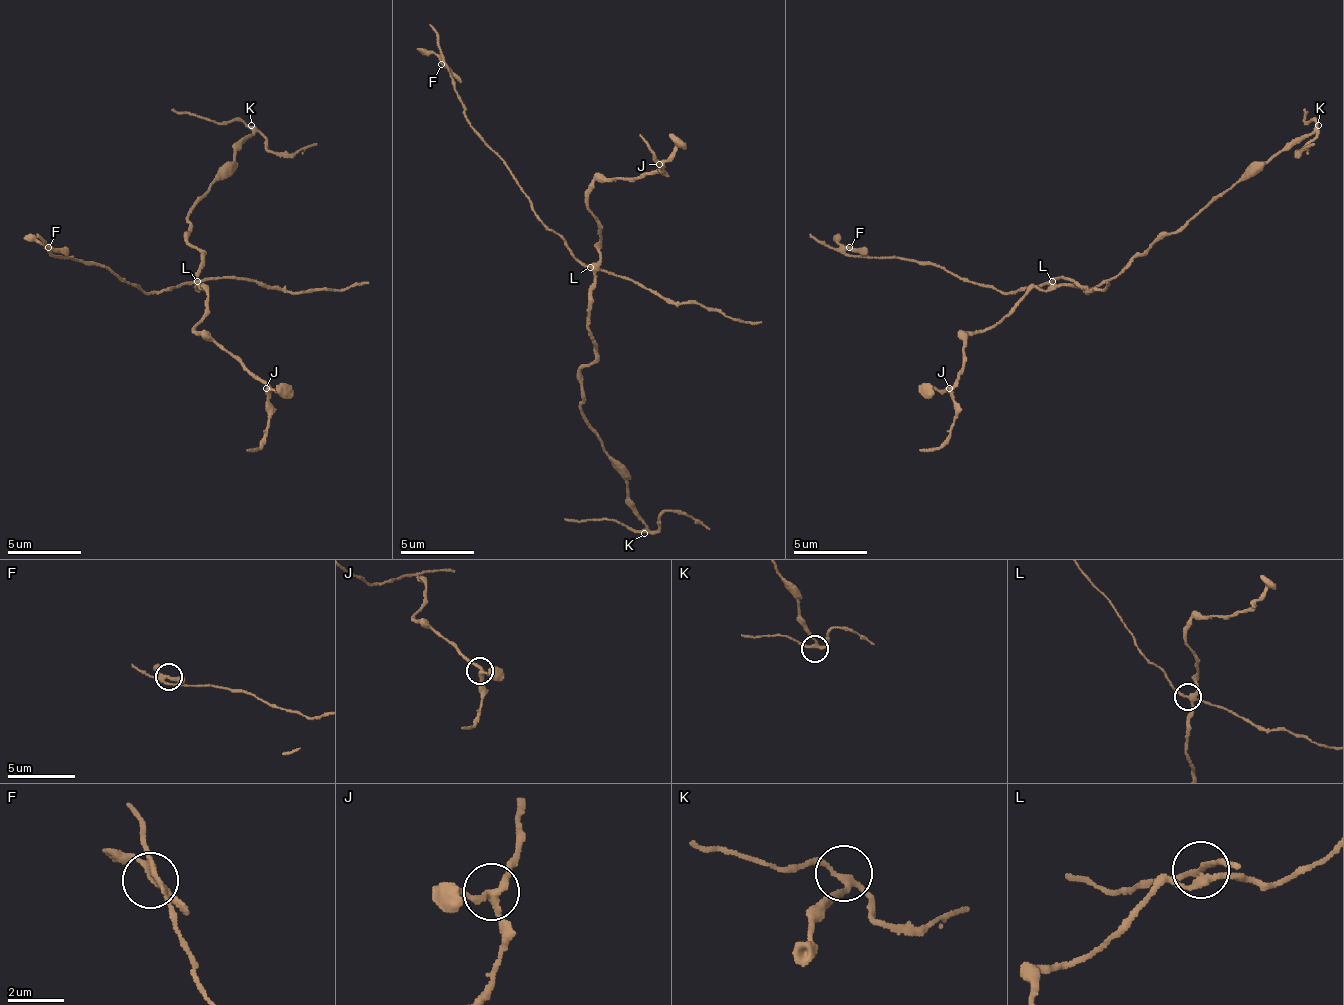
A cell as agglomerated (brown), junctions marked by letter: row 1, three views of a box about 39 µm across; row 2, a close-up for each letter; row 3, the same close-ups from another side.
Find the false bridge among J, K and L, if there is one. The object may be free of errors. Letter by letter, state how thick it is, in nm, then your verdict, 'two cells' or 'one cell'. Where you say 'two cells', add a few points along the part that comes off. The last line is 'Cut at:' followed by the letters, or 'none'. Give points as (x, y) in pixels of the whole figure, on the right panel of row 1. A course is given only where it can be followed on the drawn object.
J: 240 nm | one cell
K: 190 nm | one cell
L: 260 nm | two cells | (1053, 280), (1001, 292), (905, 258), (861, 258), (809, 232)
Cut at: L

